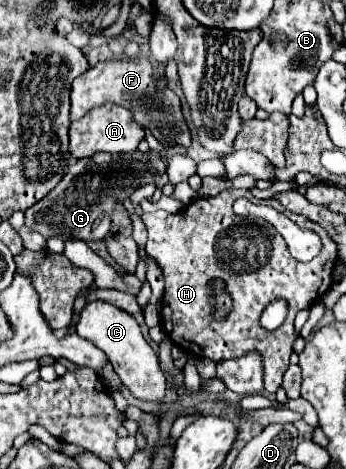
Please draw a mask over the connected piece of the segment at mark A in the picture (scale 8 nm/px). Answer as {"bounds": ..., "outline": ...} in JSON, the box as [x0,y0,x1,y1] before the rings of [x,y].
{"bounds":[70,106,144,158],"outline":[[[102,106],[96,120],[78,120],[70,124],[70,154],[72,158],[84,158],[98,150],[102,152],[132,152],[144,138],[144,130],[132,118],[130,110],[124,106]]]}

